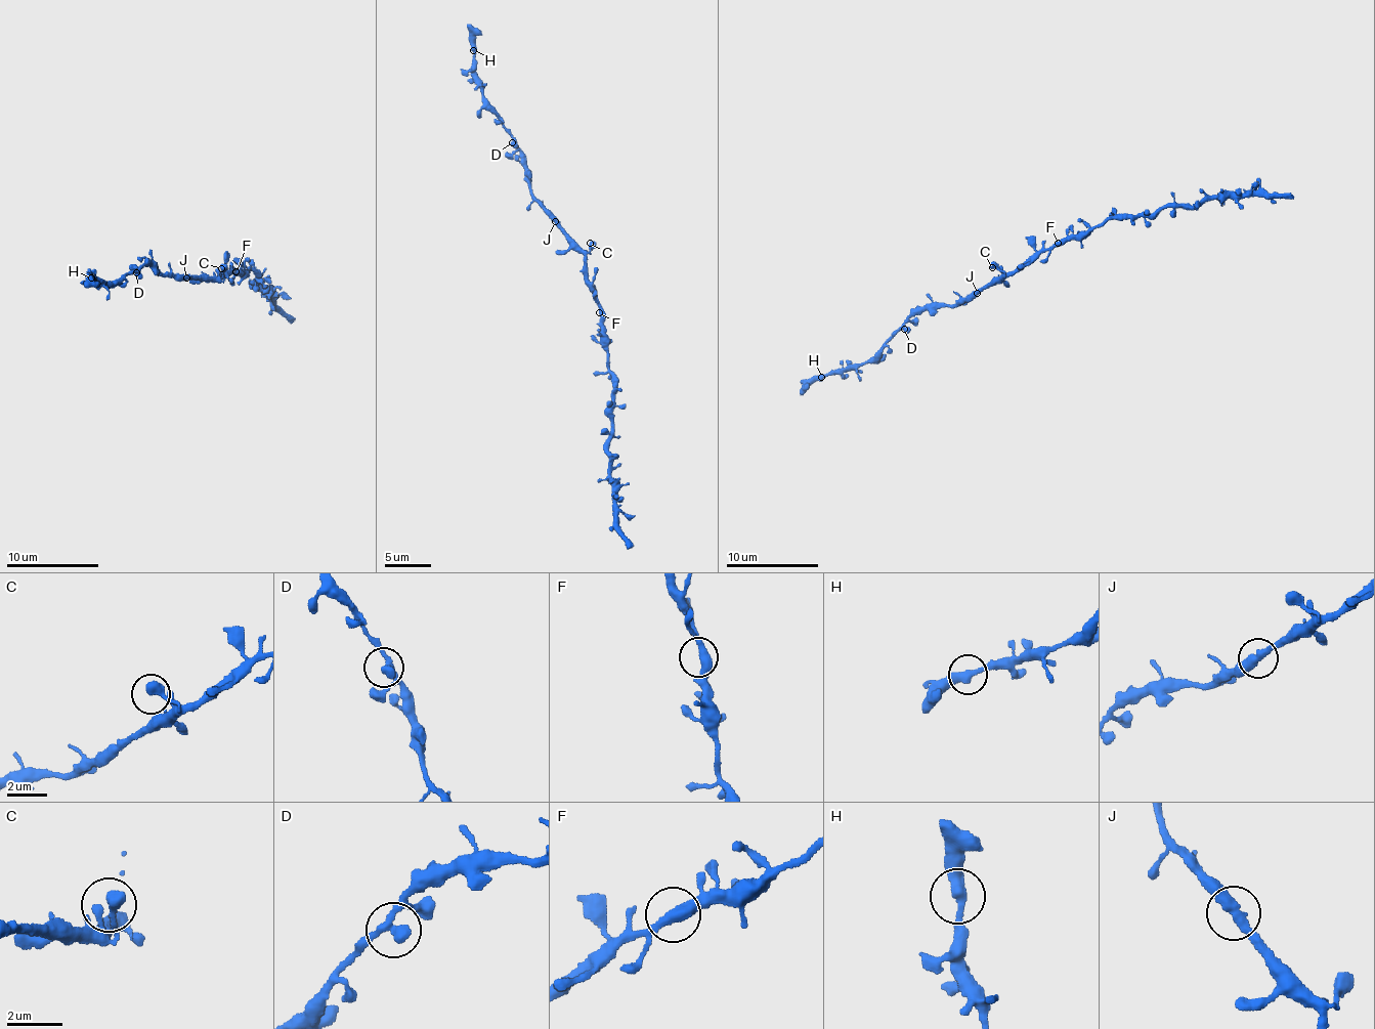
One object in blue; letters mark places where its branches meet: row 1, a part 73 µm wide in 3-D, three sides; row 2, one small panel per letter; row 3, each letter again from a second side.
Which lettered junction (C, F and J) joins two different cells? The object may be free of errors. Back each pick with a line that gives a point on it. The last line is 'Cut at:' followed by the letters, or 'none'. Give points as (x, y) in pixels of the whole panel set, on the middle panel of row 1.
Cut at: none

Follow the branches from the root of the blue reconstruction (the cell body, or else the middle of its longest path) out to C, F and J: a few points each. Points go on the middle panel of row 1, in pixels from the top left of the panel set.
C: (588, 279), (590, 243)
F: (588, 279), (588, 287), (596, 295), (599, 312)
J: (588, 279), (582, 248), (556, 222)

